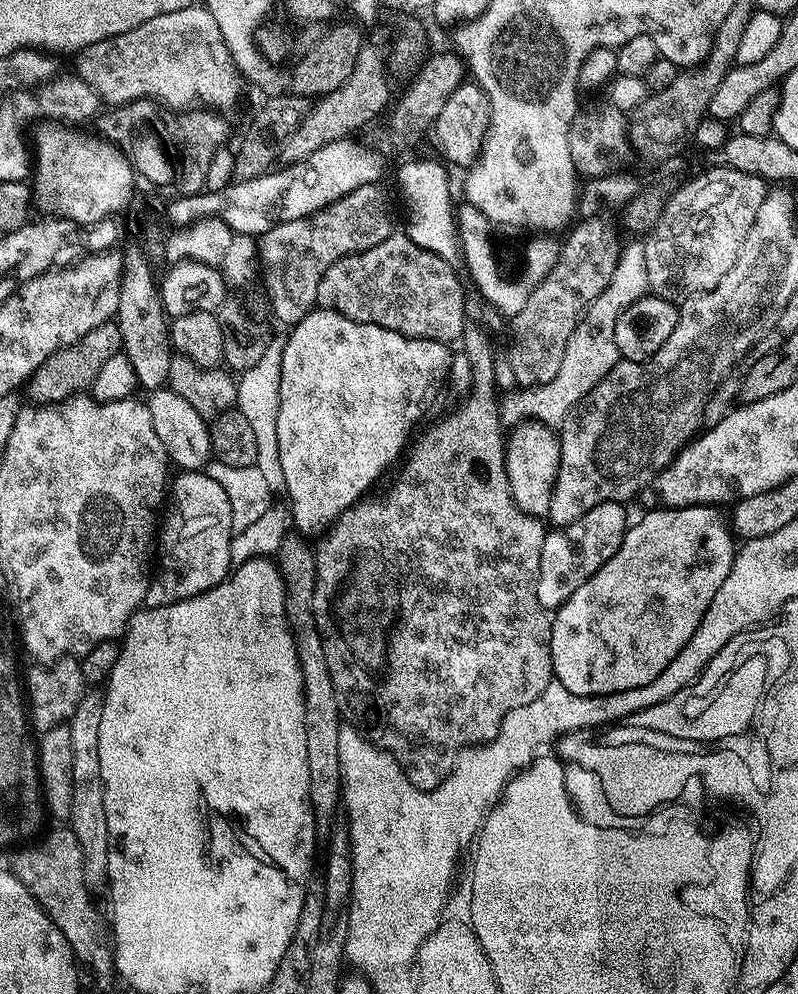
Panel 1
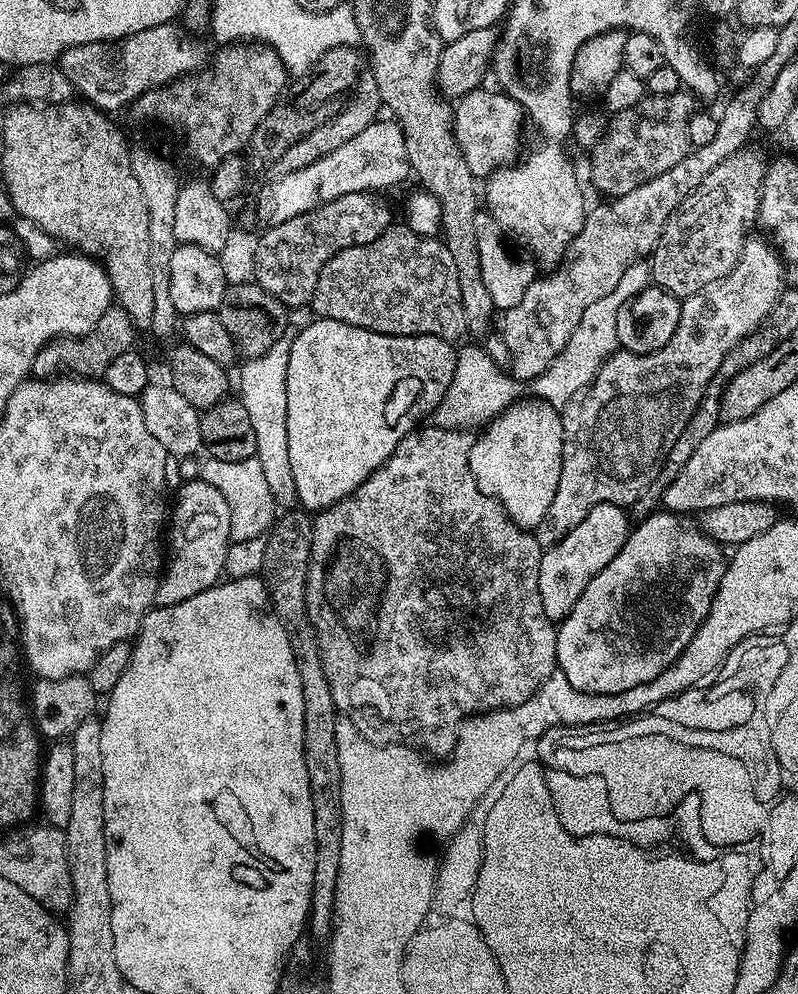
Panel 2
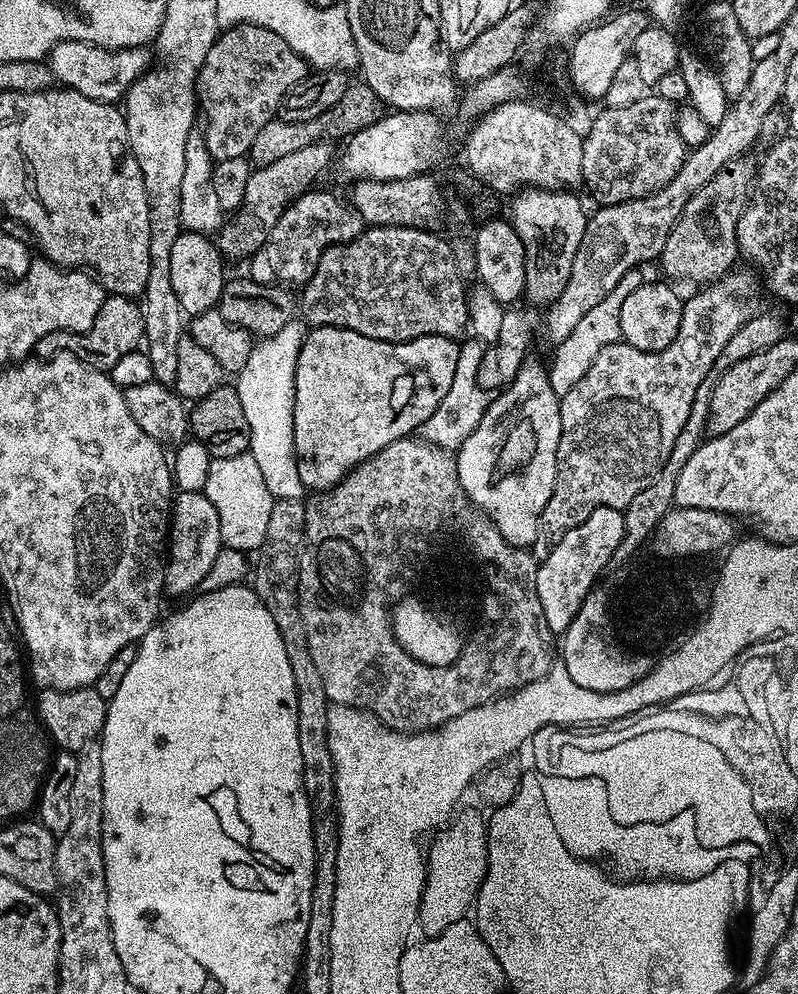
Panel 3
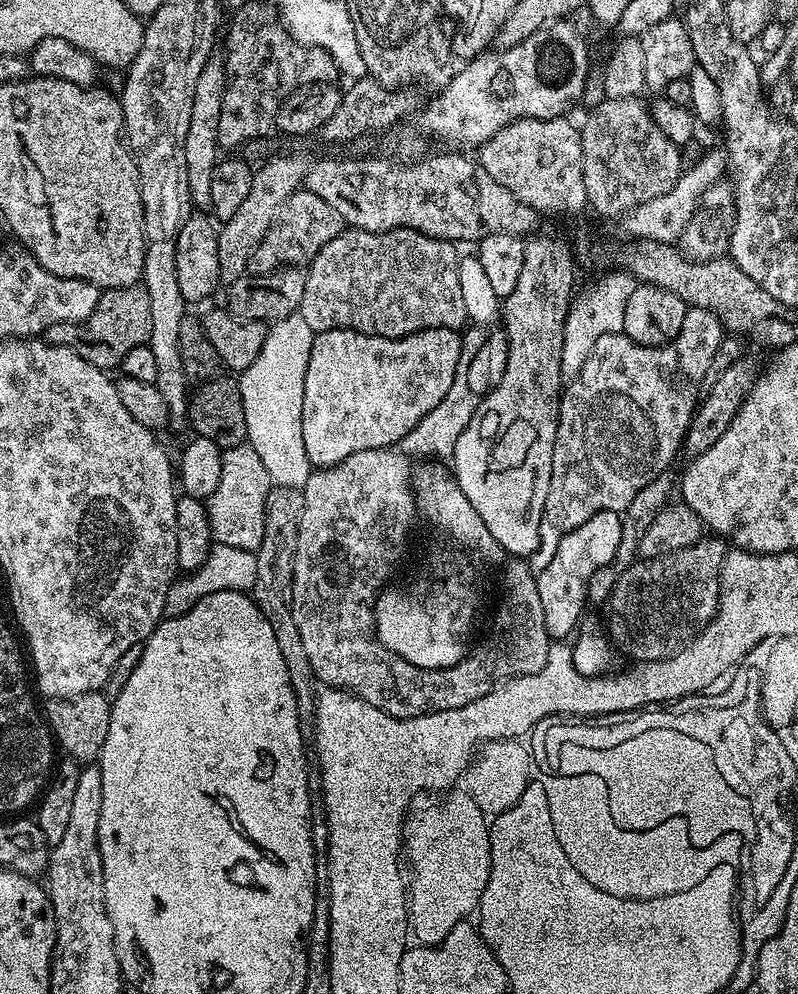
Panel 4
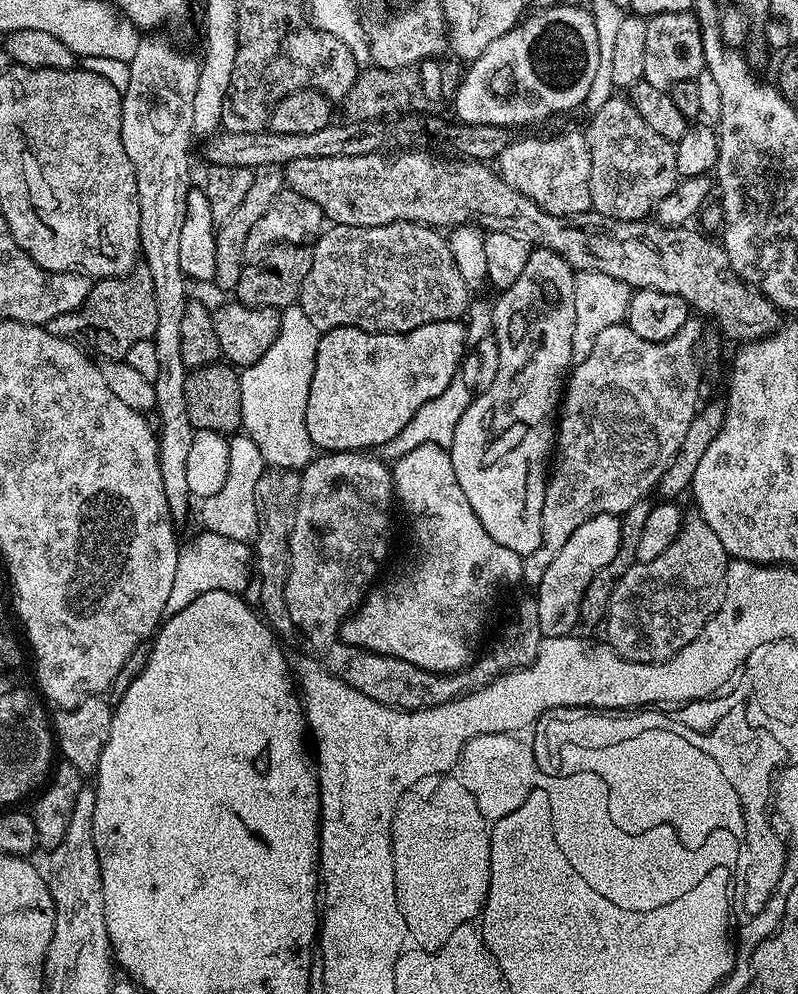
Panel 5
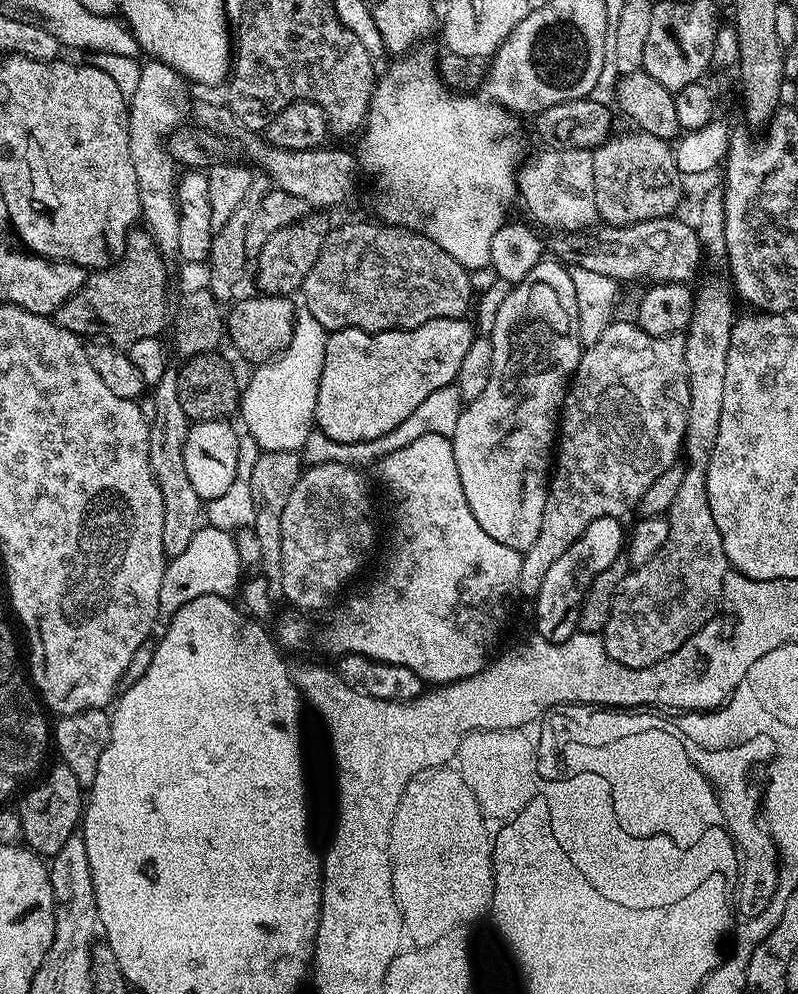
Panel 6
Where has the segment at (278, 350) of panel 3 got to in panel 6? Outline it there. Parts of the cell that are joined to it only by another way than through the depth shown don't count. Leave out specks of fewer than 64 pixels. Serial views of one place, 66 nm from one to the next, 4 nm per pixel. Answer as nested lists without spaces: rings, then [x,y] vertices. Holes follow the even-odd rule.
[[[303,306],[297,307],[294,334],[290,342],[273,360],[257,364],[251,369],[252,377],[248,385],[243,385],[238,405],[238,416],[244,419],[243,431],[257,442],[257,446],[265,452],[300,452],[304,447],[309,432],[313,431],[316,419],[316,403],[318,402],[318,382],[322,378],[322,362],[326,362],[326,342],[328,329],[322,326]]]

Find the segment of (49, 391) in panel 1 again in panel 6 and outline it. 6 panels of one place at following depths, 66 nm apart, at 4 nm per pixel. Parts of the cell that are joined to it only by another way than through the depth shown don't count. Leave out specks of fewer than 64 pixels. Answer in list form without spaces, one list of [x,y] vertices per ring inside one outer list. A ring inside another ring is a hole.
[[[132,231],[118,263],[93,271],[84,285],[56,311],[56,324],[81,338],[103,337],[121,350],[127,350],[138,338],[160,336],[170,316],[169,305],[168,308],[164,305],[168,300],[168,272],[163,259],[147,231]]]

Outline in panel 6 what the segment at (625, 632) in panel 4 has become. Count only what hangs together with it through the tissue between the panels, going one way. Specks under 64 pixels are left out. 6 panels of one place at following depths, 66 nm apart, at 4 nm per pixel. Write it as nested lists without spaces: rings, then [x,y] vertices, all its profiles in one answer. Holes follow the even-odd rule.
[[[714,284],[708,286],[702,285],[701,292],[695,293],[692,301],[692,317],[688,323],[684,337],[684,353],[686,354],[686,374],[688,375],[688,386],[690,392],[690,404],[688,406],[688,421],[684,430],[684,443],[682,445],[683,459],[688,459],[688,469],[685,467],[680,474],[680,485],[678,486],[678,494],[674,498],[674,502],[670,502],[670,510],[666,513],[668,525],[670,526],[670,534],[666,534],[666,542],[662,546],[662,550],[658,550],[658,554],[654,554],[654,558],[650,558],[650,562],[633,567],[626,574],[626,578],[622,578],[622,582],[618,586],[618,590],[614,594],[614,606],[610,610],[610,622],[606,622],[602,639],[606,646],[606,654],[610,654],[610,658],[614,658],[614,662],[622,662],[622,666],[627,668],[645,668],[646,666],[654,666],[659,660],[665,660],[670,654],[674,654],[674,650],[678,650],[689,640],[698,630],[702,630],[702,626],[706,626],[706,622],[716,615],[721,599],[724,595],[724,579],[728,577],[730,565],[726,554],[722,550],[722,534],[718,534],[718,526],[714,526],[714,518],[710,514],[710,504],[708,495],[706,494],[706,470],[710,462],[710,454],[716,445],[718,438],[718,422],[722,418],[722,390],[726,387],[726,354],[730,350],[730,334],[734,323],[734,315],[732,316],[732,300],[729,294],[720,286]]]

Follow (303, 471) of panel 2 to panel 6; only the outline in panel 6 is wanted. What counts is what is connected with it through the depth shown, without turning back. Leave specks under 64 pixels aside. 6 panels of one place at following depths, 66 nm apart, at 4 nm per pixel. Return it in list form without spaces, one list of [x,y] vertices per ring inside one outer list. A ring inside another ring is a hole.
[[[438,318],[417,328],[399,328],[393,332],[367,332],[357,328],[343,328],[337,332],[329,332],[326,342],[326,362],[322,362],[322,378],[318,382],[315,427],[322,434],[326,434],[326,438],[343,444],[366,442],[374,438],[382,438],[382,434],[390,434],[390,430],[394,430],[394,426],[398,426],[404,419],[410,418],[410,414],[414,414],[414,410],[418,410],[418,405],[425,398],[430,398],[434,390],[442,390],[442,386],[455,381],[458,370],[462,366],[462,358],[466,358],[466,350],[470,350],[470,342],[474,339],[470,321],[471,319],[468,318]]]

